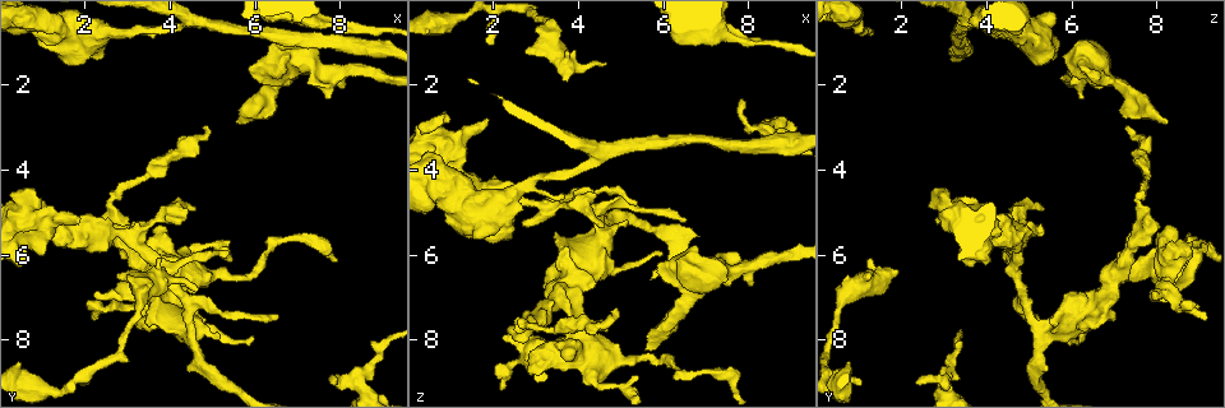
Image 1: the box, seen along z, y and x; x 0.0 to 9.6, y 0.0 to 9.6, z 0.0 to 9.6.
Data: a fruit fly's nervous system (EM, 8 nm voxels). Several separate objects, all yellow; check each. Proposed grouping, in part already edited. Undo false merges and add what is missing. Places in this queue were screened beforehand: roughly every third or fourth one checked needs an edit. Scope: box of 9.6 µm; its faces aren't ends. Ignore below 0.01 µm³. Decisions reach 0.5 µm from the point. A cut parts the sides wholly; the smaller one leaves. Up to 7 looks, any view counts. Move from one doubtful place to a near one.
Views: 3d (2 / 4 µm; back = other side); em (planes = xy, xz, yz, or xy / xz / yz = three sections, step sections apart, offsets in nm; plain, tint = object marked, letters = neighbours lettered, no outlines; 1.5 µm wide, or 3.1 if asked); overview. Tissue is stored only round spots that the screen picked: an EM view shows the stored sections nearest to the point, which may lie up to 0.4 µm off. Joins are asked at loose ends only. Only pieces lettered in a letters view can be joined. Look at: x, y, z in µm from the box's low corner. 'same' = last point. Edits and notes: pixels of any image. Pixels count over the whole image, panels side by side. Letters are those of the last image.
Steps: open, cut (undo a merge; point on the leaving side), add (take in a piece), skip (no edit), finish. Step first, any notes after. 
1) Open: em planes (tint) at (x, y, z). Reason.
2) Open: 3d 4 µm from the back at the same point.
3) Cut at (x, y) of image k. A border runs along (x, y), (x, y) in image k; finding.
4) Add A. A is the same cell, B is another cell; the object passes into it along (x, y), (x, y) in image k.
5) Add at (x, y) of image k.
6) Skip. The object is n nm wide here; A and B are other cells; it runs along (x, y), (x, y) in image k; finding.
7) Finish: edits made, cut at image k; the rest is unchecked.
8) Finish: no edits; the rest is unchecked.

Open: 3d 2 µm at (7.50, 2.00, 6.00). Branch stops here.

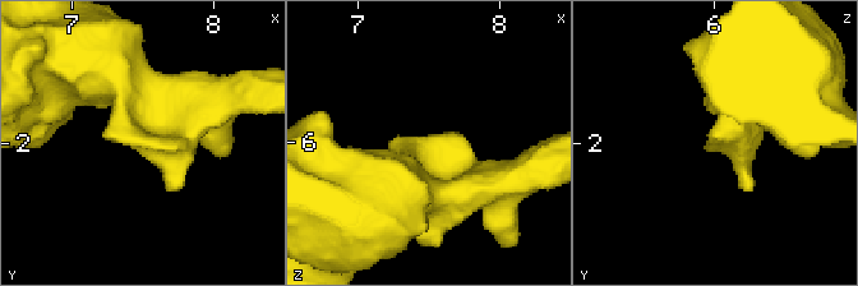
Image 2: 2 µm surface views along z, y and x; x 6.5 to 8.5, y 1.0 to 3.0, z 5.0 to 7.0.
Open: em planes (letters) at (7.46, 2.00, 5.96).

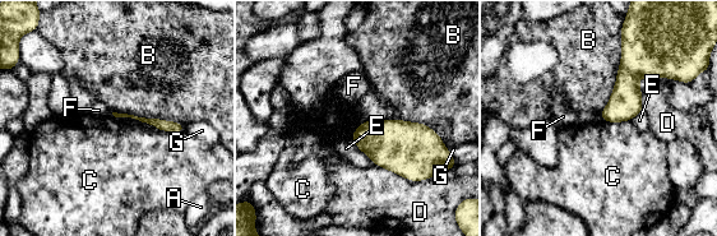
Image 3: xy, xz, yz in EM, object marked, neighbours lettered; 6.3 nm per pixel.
Skip. A, B, C, D, E, F and G are other cells; a border runs along (601, 119), (607, 121), (630, 121) in image 3; none of them fits.

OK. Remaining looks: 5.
Open: 3d 4 µm at (4.55, 4.95, 5.30). Branch stops here.

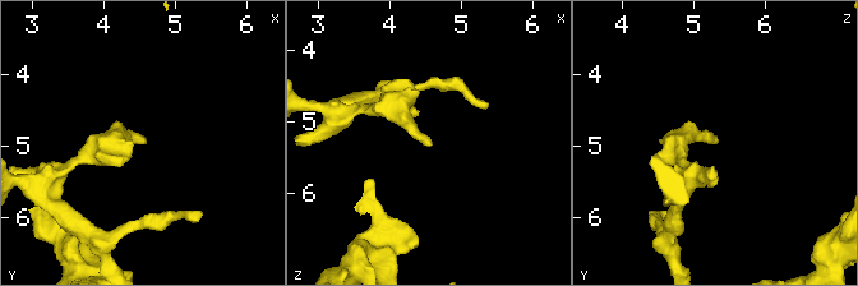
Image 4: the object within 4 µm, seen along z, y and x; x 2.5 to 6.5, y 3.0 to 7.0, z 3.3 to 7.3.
Open: em planes (letters) at (4.60, 4.90, 5.35).

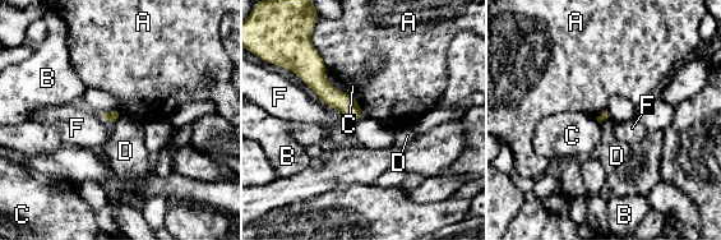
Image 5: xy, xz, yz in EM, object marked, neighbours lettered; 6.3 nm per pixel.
Skip. A, B, C, D and F are other cells; a border runs along (313, 46), (328, 69) in image 5; none of them fits.

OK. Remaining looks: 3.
Open: 3d 2 µm at (3.50, 7.60, 5.50). Thick end.

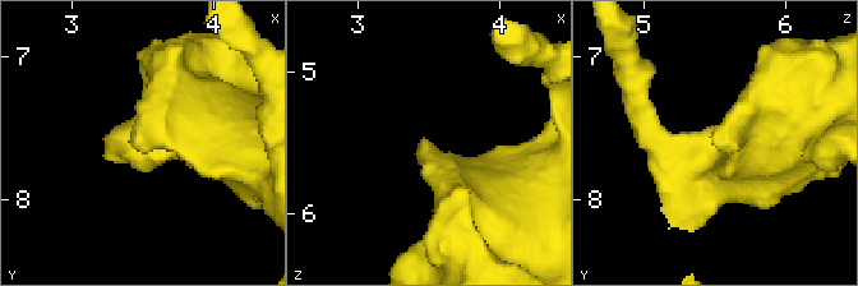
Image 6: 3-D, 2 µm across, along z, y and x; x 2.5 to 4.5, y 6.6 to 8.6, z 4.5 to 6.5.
Open: em yz step 8 (tint) at (3.48, 7.66, 5.54).

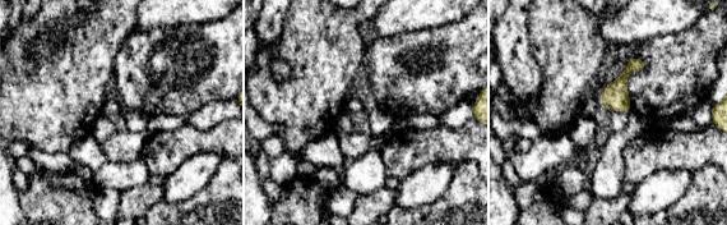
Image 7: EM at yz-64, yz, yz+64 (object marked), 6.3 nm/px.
Open: em yz step 8 (letters) at the same point.

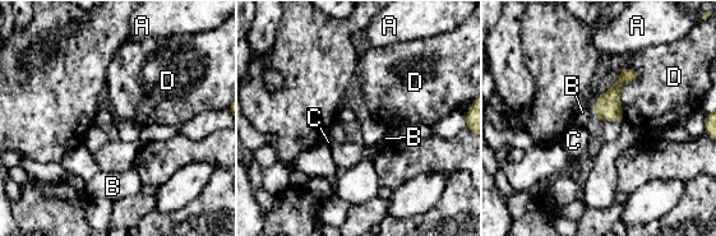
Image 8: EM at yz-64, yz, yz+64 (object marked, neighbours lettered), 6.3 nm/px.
Skip. A, B, C and D are other cells; a border runs along (592, 103), (590, 107) in image 8; none of them fits.

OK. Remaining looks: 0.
Finish: no edits; the rest is unchecked.

